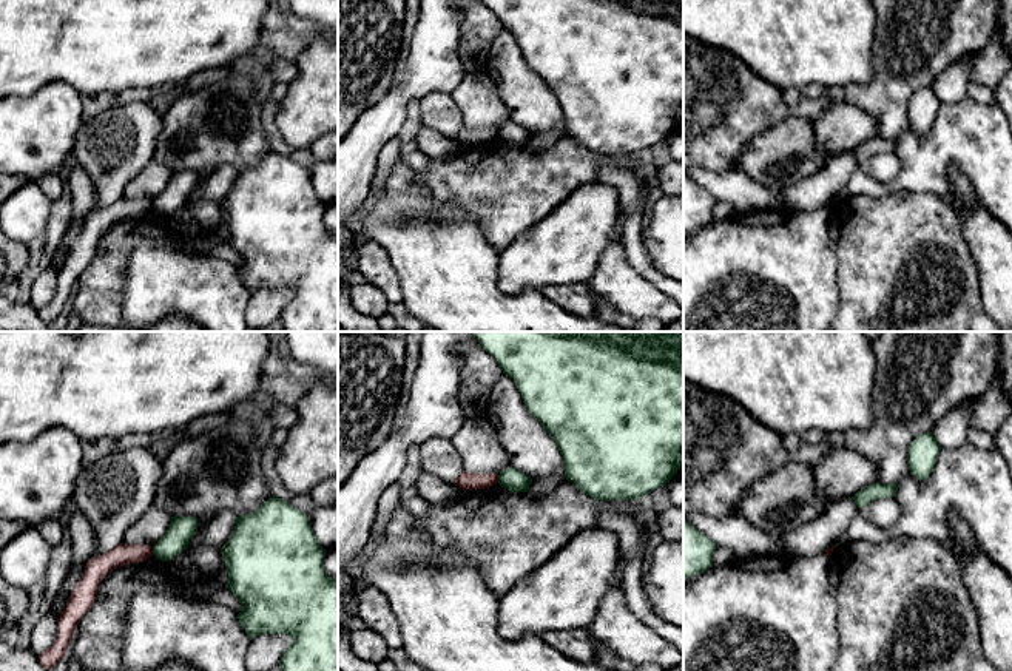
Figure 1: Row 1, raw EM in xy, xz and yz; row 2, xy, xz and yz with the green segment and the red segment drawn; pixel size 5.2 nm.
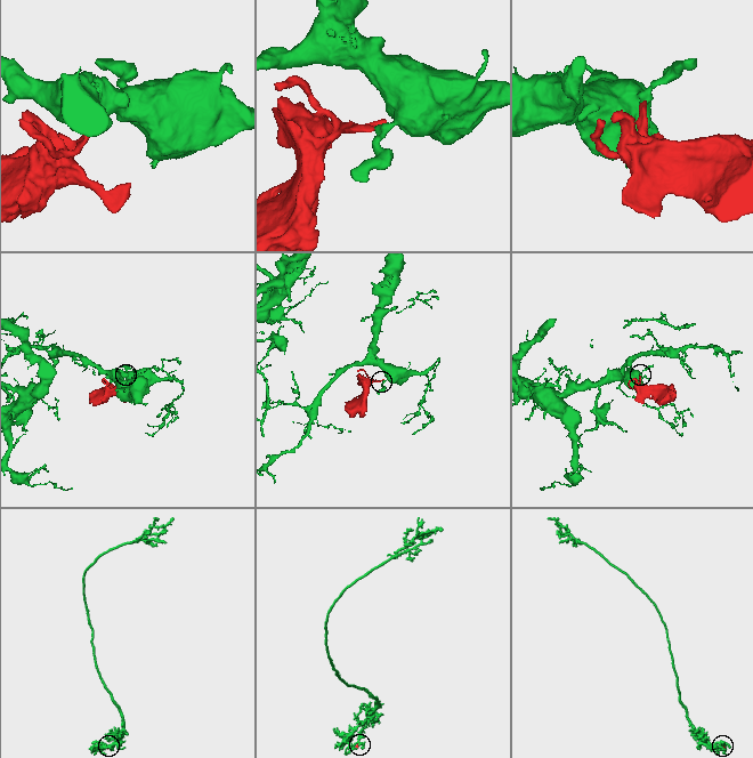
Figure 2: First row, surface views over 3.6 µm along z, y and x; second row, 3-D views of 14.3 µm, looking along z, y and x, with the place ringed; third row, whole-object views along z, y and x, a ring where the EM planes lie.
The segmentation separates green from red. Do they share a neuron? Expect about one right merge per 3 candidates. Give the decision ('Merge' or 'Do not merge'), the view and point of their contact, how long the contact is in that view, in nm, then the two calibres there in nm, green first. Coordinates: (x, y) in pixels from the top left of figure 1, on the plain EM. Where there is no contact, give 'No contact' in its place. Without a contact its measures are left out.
Do not merge. Touches green at xz (499, 133). Shared border 40 nm. Thickness 120 nm (green) against 100 nm

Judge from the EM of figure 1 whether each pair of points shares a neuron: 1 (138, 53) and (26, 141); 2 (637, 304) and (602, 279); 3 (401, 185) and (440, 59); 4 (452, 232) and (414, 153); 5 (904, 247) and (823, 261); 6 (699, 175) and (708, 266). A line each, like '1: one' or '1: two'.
1: two
2: one
3: two
4: two
5: two
6: two

